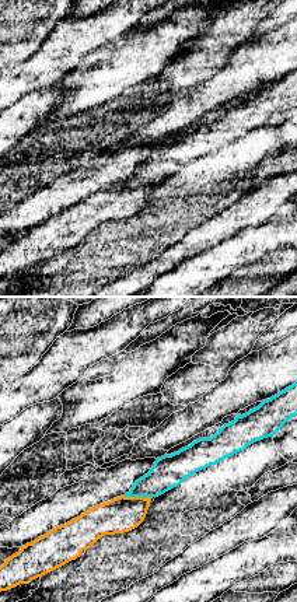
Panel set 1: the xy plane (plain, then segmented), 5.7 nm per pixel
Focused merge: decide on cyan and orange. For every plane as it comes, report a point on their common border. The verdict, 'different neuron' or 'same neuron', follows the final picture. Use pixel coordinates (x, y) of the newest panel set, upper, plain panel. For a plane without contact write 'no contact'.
contact (137, 182)

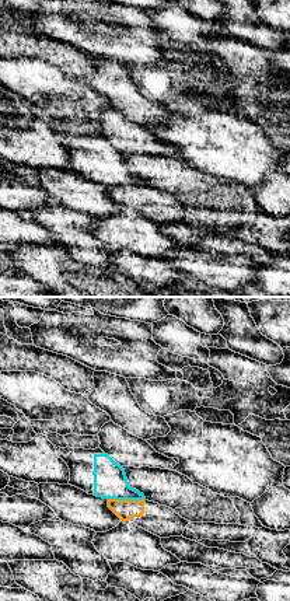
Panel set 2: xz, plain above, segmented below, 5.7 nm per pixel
contact (126, 185)

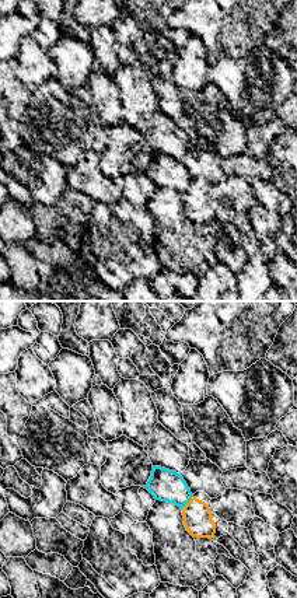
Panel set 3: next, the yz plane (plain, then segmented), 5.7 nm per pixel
contact (187, 189)

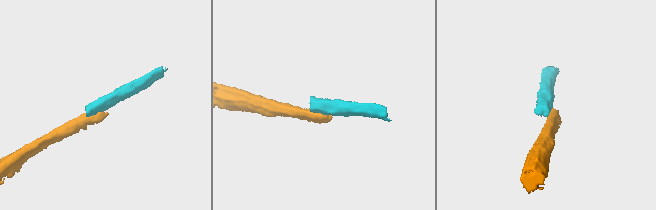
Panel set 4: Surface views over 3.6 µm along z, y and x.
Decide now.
different neuron

